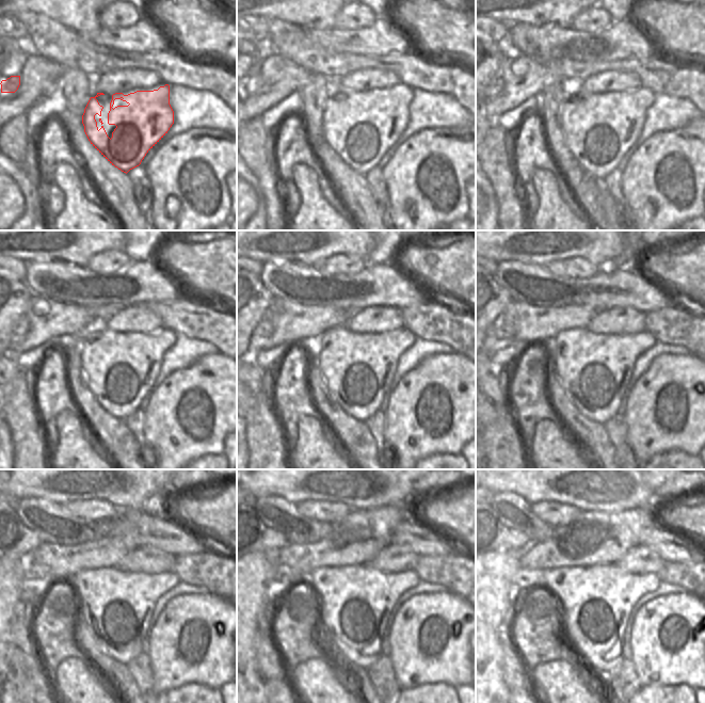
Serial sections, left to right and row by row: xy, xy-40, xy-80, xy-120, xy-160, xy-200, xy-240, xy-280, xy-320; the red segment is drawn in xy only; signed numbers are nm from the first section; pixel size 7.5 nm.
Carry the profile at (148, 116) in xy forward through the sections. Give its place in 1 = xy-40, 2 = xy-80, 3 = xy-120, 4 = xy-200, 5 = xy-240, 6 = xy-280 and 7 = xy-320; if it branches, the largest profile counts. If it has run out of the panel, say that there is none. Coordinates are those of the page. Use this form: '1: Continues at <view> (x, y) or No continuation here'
1: Continues at xy-40 (377, 127)
2: Continues at xy-80 (598, 150)
3: Continues at xy-120 (121, 383)
4: Continues at xy-200 (596, 385)
5: Continues at xy-240 (118, 623)
6: Continues at xy-280 (355, 602)
7: Continues at xy-320 (595, 602).

